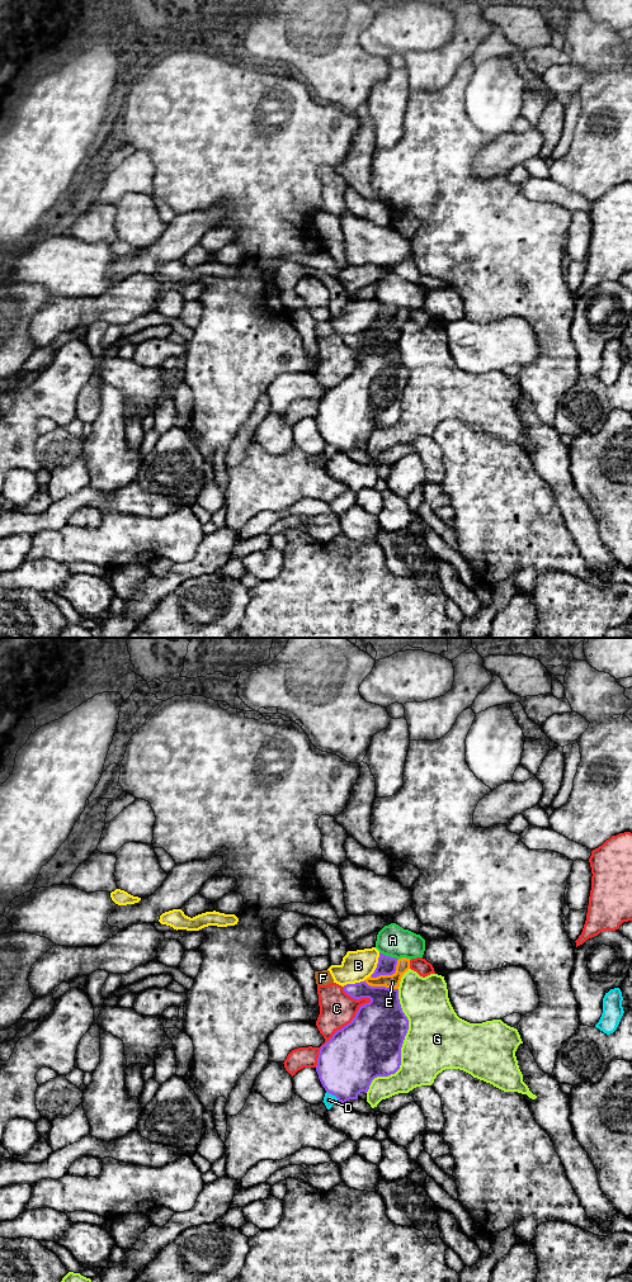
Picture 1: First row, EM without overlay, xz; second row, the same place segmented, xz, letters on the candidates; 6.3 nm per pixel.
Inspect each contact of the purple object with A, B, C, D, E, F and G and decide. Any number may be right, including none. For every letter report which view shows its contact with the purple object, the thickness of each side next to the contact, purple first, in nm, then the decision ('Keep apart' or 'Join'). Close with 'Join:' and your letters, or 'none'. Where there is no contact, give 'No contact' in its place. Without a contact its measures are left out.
A: Touches purple in xz. Thickness 120 nm (purple) against 200 nm. Keep apart
B: Touches purple in xz. Thickness 120 nm (purple) against 190 nm. Keep apart
C: Touches purple in xz. Thickness 400 nm (purple) against 220 nm. Keep apart
D: Touches purple in xz. Thickness 380 nm (purple) against 80 nm. Keep apart
E: Touches purple in xz. Thickness 120 nm (purple) against 90 nm. Keep apart
F: Touches purple in xz. Thickness 180 nm (purple) against 20 nm. Join
G: Touches purple in xz. Thickness 400 nm (purple) against 380 nm. Keep apart
Join: F

